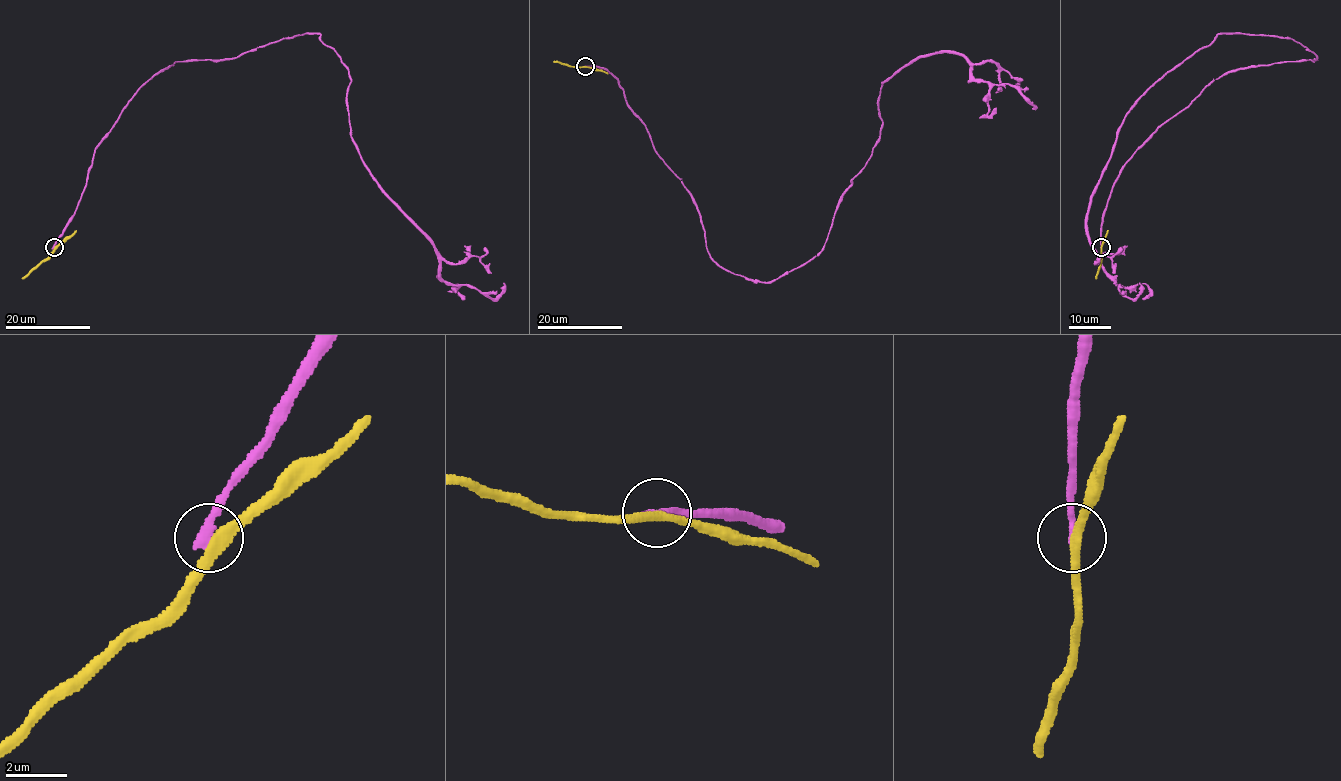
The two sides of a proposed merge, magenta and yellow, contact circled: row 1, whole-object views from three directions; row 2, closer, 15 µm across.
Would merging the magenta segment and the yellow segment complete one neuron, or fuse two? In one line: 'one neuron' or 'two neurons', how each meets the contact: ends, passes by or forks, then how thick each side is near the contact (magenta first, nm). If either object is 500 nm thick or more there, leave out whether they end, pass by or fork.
two neurons; magenta ends; yellow passes by; calibres 320 and 280 nm

